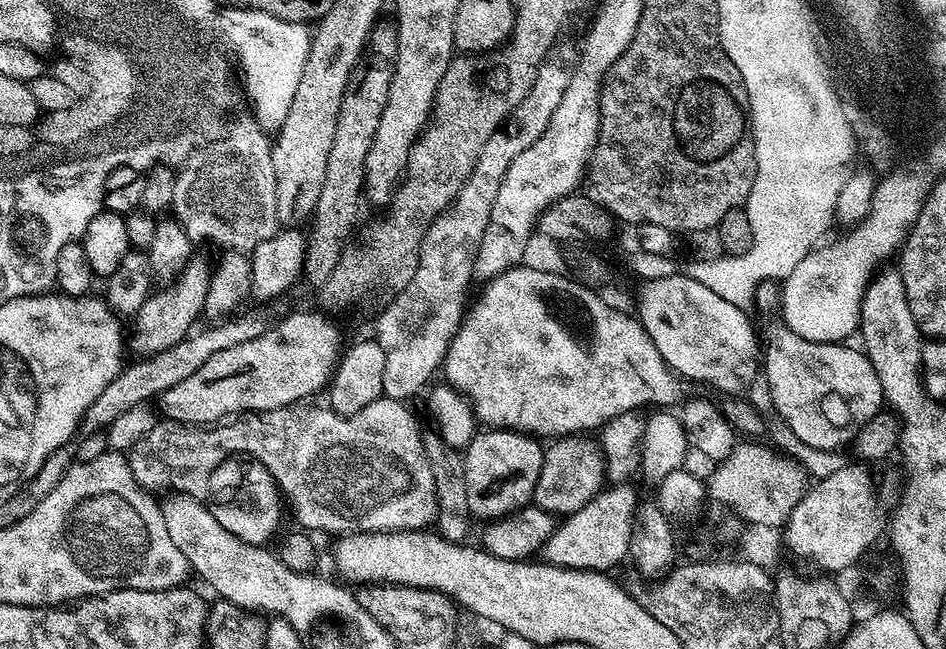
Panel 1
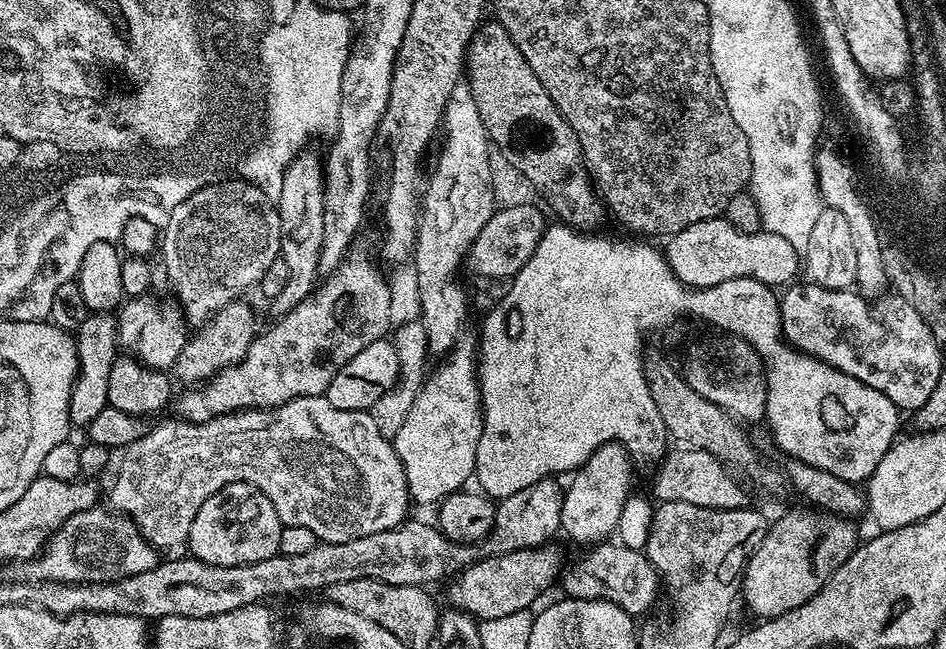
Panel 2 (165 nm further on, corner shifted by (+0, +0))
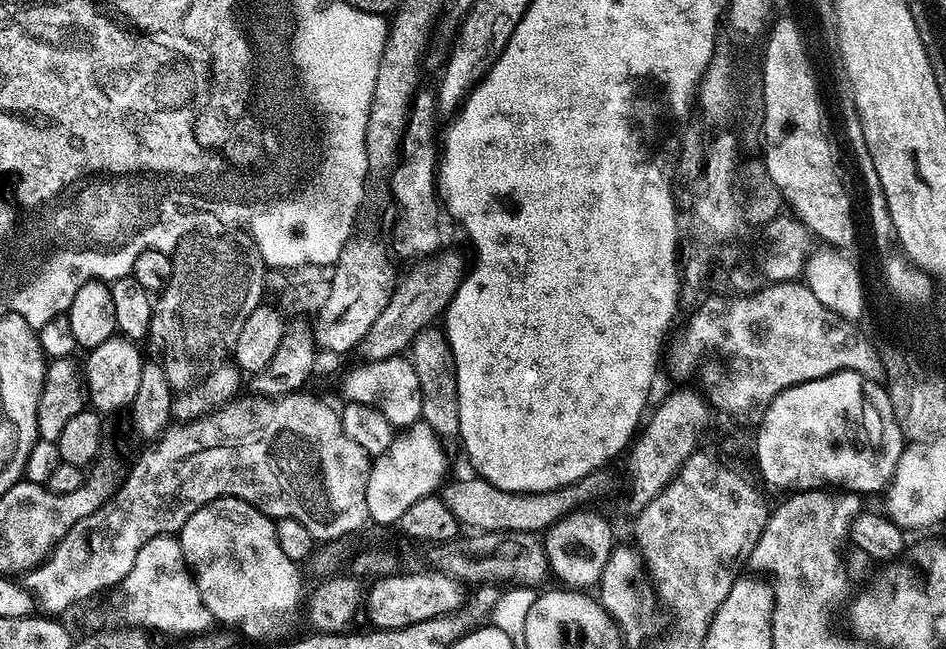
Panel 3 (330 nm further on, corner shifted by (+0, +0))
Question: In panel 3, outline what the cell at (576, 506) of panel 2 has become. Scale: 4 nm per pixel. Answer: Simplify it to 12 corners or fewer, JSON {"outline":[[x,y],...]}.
{"outline":[[577,510],[543,533],[551,575],[599,585],[614,541],[608,520]]}

